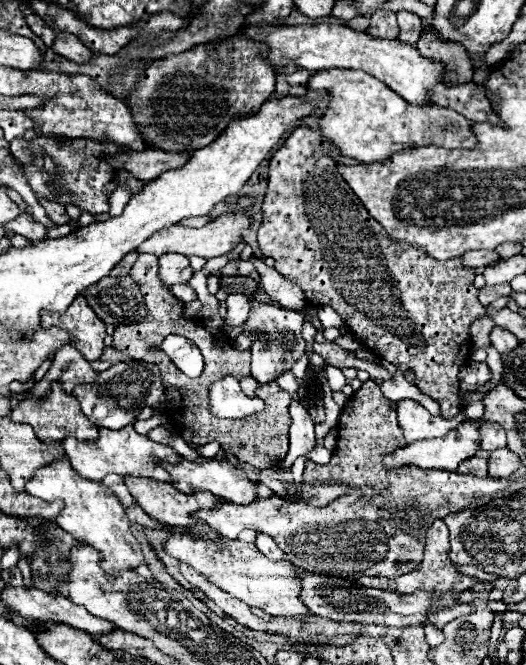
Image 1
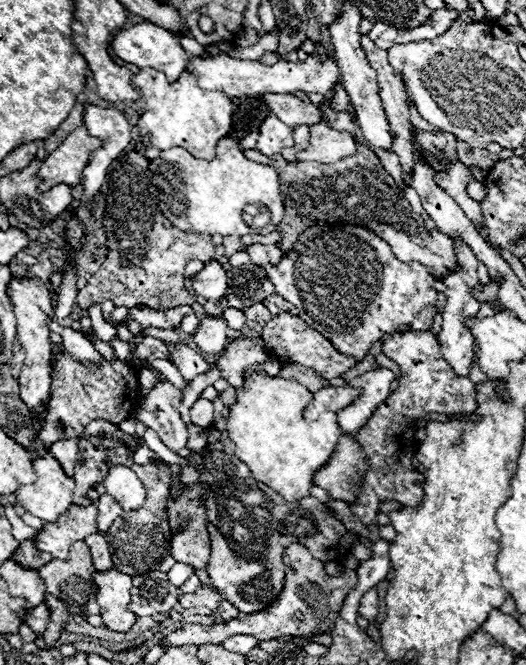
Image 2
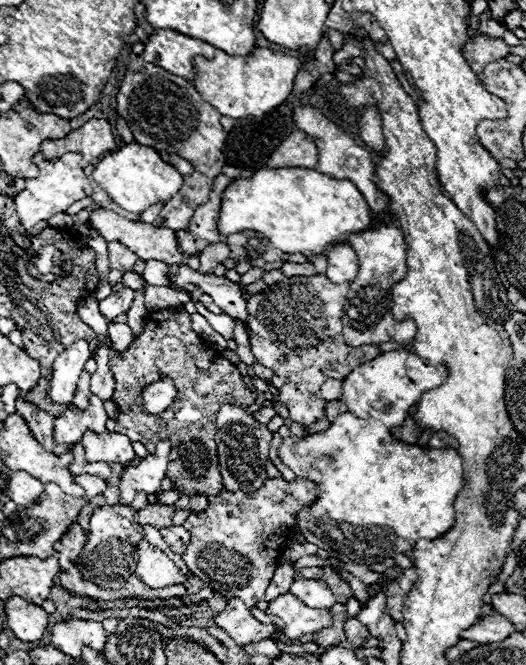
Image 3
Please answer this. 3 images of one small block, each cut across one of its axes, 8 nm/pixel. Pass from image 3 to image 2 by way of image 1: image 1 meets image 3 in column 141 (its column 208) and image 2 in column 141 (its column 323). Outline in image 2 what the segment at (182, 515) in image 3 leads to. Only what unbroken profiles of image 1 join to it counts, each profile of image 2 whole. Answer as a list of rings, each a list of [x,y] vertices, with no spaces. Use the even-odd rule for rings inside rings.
[[[154,460],[150,464],[132,464],[132,470],[136,470],[138,478],[146,486],[146,502],[140,510],[124,512],[124,522],[114,522],[114,526],[104,534],[112,554],[122,562],[122,572],[136,576],[146,574],[152,570],[158,570],[160,564],[170,556],[170,528],[166,522],[166,500],[168,500],[168,488],[170,488],[170,470],[162,460]]]

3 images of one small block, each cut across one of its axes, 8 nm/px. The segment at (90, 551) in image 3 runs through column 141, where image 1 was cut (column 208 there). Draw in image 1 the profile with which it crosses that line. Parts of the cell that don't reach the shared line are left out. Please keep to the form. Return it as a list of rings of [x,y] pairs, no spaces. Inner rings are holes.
[[[124,478],[124,482],[126,482],[128,490],[132,492],[134,500],[144,508],[144,512],[146,512],[152,520],[156,520],[156,522],[160,522],[160,524],[164,524],[164,526],[190,528],[190,530],[192,530],[190,536],[194,536],[194,540],[216,540],[216,542],[222,540],[222,534],[214,532],[210,526],[206,526],[206,522],[192,518],[192,514],[202,508],[202,506],[196,502],[194,496],[188,496],[188,494],[184,494],[184,492],[178,492],[178,490],[176,490],[172,484],[168,484],[168,482],[154,482],[154,480],[150,480],[150,478]]]

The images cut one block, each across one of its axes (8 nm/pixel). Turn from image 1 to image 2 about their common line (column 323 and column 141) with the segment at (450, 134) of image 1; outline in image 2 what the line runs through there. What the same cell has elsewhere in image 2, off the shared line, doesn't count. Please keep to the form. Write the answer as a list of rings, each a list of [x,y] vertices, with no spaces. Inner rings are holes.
[[[144,68],[134,76],[134,86],[146,100],[146,110],[138,120],[140,134],[150,134],[150,142],[158,150],[168,150],[172,146],[186,148],[194,158],[212,160],[216,156],[216,142],[226,138],[232,128],[234,104],[226,94],[216,90],[204,90],[196,84],[192,72],[184,72],[178,82],[170,84],[164,72]]]

